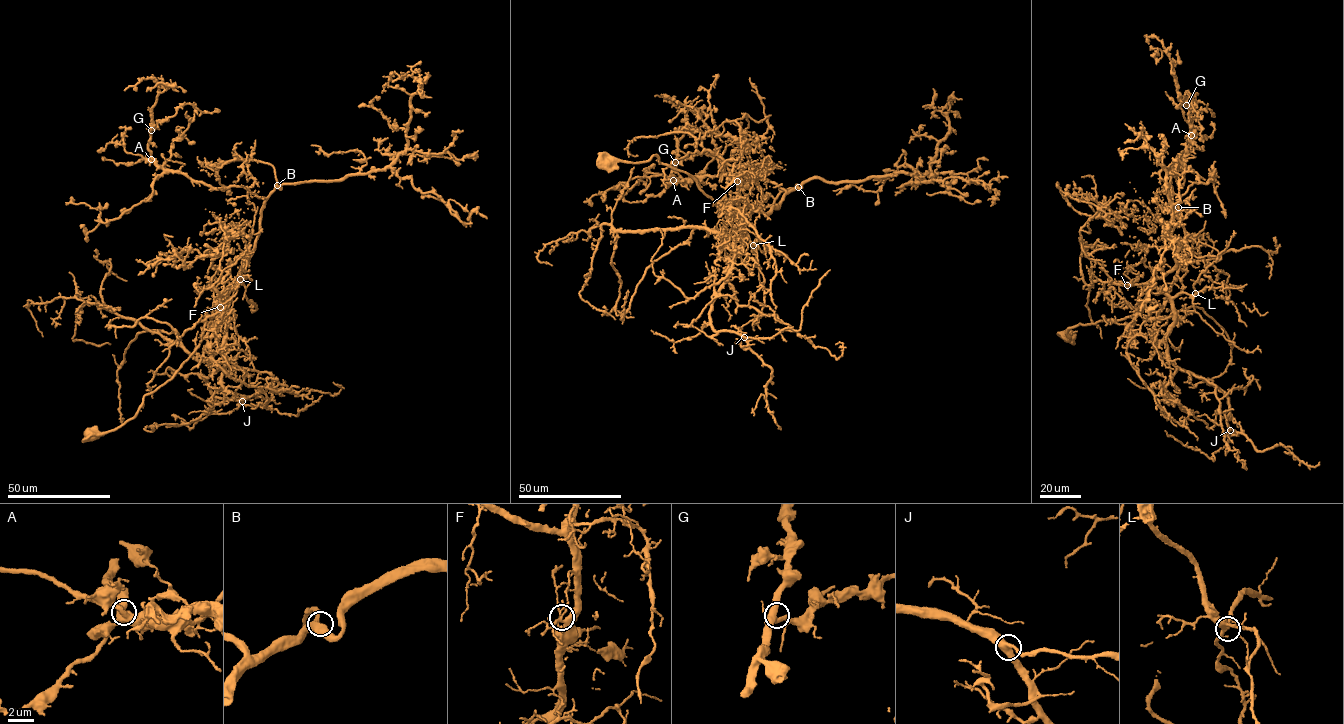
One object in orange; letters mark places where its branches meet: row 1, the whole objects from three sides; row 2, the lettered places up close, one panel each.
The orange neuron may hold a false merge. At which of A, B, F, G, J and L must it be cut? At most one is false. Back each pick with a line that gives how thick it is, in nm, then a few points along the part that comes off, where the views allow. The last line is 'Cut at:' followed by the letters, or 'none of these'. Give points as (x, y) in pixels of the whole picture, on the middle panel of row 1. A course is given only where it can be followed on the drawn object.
F: calibre 240 nm; course (738, 181), (753, 189), (768, 166), (756, 177), (766, 183), (741, 181), (750, 204), (727, 226), (728, 321)
Cut at: F

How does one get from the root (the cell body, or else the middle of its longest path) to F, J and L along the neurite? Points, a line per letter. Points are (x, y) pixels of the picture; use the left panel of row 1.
F: (94, 434), (116, 429), (134, 416), (145, 395), (169, 380), (214, 324), (221, 305), (220, 296), (220, 307)
J: (94, 434), (123, 425), (169, 380), (214, 324), (222, 296), (225, 366), (205, 381), (214, 396), (242, 401)
L: (94, 434), (123, 425), (134, 416), (145, 395), (169, 380), (214, 324), (222, 296), (227, 298), (240, 279)

